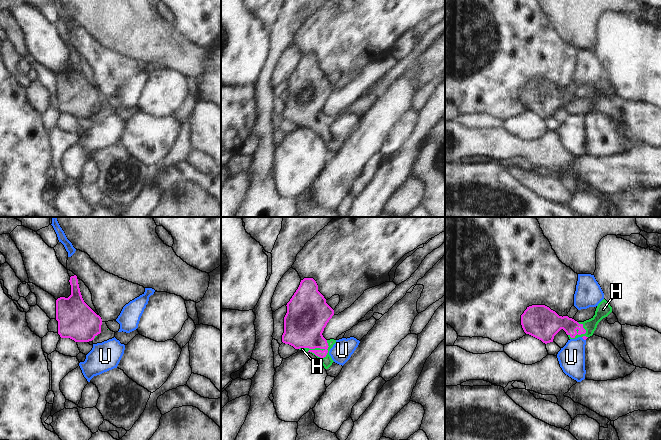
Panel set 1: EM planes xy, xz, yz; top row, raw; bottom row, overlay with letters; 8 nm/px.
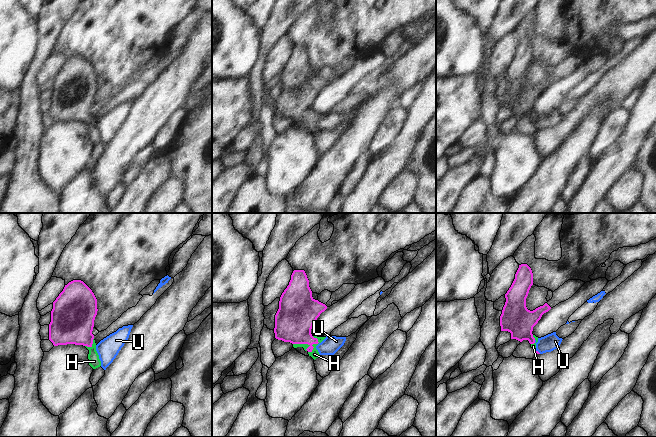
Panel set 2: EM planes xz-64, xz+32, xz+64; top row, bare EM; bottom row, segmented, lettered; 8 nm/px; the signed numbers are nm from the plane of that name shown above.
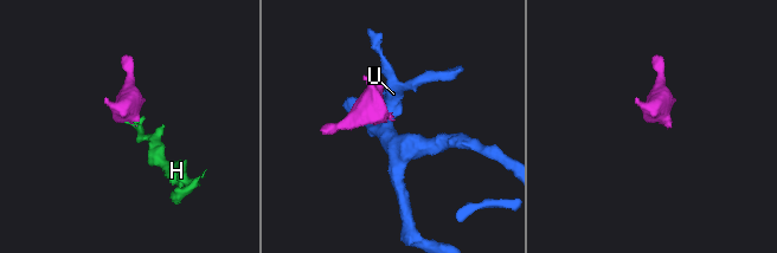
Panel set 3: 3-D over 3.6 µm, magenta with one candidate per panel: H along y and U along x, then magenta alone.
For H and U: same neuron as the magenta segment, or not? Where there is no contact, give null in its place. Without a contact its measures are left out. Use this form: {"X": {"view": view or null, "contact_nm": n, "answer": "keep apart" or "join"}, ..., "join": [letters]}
{"H": {"view": "yz", "contact_nm": 160, "answer": "join"}, "U": {"view": "yz", "contact_nm": 50, "answer": "keep apart"}, "join": ["H"]}

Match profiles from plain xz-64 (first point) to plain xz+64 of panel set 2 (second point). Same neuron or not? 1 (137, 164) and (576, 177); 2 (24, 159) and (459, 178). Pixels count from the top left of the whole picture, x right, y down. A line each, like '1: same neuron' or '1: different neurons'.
1: same neuron
2: different neurons

